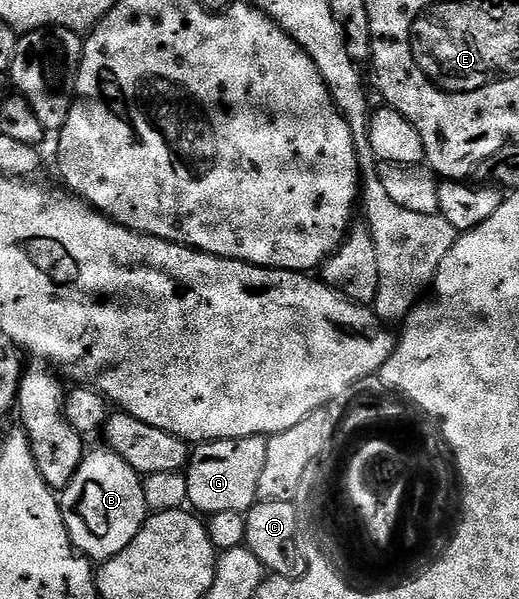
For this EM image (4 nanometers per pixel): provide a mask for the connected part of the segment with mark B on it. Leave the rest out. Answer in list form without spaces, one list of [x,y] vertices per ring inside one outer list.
[[[110,449],[102,450],[88,450],[84,454],[77,473],[69,485],[62,488],[59,501],[72,547],[92,561],[117,557],[117,553],[121,553],[121,549],[137,537],[149,514],[143,479],[129,465],[129,461]]]

